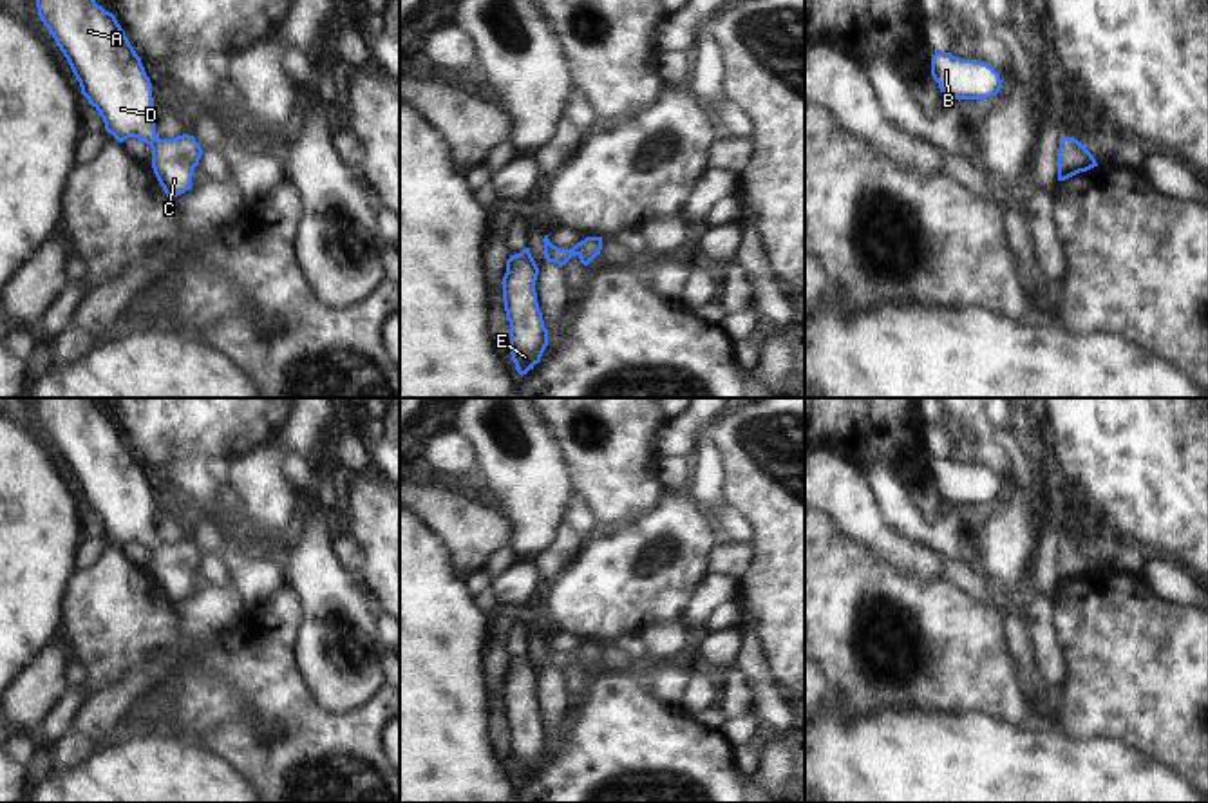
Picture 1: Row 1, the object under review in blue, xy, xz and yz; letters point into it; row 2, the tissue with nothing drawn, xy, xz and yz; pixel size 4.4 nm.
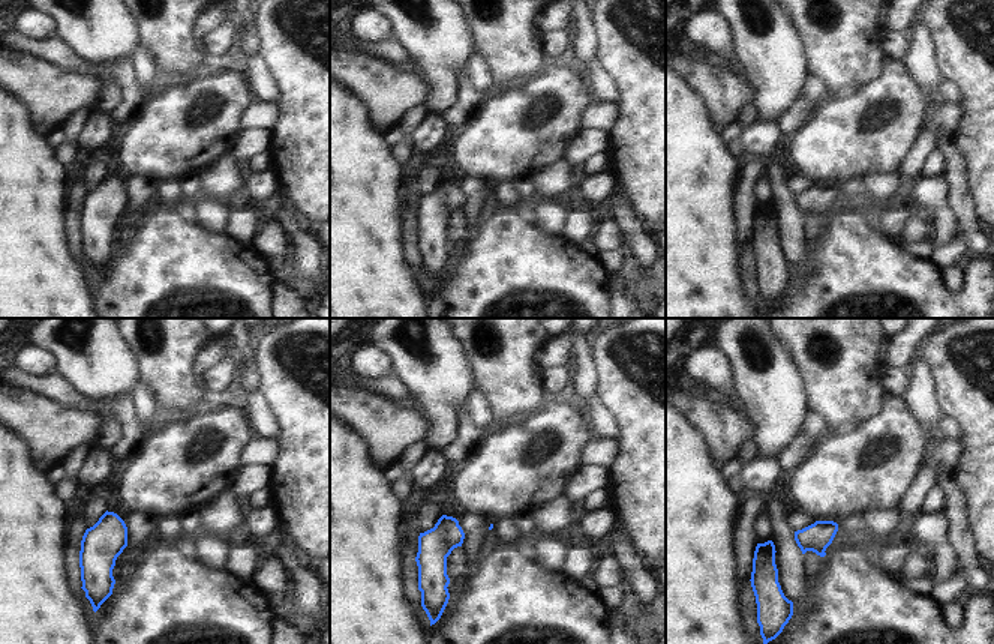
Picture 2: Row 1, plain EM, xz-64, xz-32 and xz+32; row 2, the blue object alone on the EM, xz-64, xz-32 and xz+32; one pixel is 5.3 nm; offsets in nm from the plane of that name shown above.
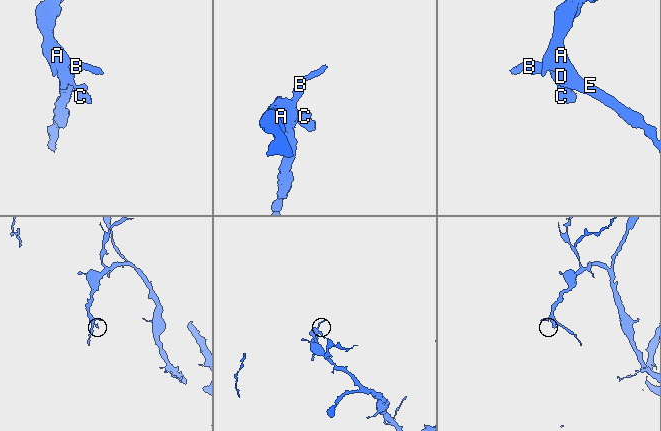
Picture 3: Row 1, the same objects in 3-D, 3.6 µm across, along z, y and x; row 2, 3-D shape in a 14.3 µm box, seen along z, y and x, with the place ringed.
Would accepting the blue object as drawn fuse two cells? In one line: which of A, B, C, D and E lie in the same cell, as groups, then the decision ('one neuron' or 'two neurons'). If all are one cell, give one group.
A B C D E; one neuron

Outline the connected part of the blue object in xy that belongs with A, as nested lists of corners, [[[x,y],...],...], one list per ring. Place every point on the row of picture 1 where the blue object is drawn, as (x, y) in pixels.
[[[36,0],[38,16],[67,58],[81,94],[99,112],[105,130],[119,143],[137,137],[152,148],[152,168],[166,197],[177,197],[192,188],[193,168],[203,156],[193,136],[183,134],[174,139],[159,139],[152,119],[152,83],[141,58],[130,45],[116,16],[96,0]]]

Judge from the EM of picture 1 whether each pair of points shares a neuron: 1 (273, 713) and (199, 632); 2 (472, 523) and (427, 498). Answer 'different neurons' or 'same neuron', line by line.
1: different neurons
2: same neuron

